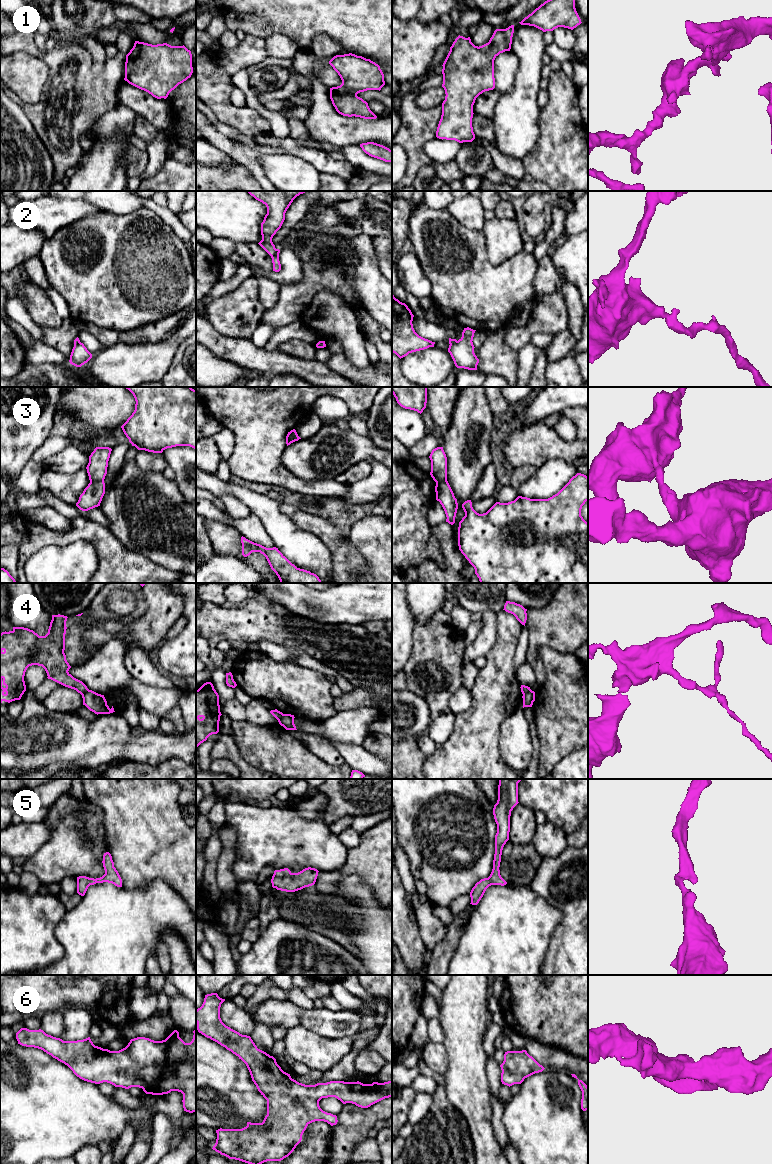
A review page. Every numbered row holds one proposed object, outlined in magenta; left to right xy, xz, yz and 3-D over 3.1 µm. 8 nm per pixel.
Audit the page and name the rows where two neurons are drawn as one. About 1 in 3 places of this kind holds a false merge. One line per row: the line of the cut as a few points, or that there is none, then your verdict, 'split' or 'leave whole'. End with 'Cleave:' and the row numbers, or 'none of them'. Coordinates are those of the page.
1: cut none; leave whole
2: cut xz (276, 249), (271, 257); split
3: cut xy (103, 480), (93, 480), (90, 482); split
4: cut xy (88, 689), (82, 695); split
5: cut none; leave whole
6: cut none; leave whole
Cleave: 2, 3, 4

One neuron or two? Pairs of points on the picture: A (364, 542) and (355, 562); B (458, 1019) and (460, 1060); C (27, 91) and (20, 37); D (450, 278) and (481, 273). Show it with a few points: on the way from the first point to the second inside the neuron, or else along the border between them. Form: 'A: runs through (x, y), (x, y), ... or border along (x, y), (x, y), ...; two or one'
A: border along (345, 535), (365, 560), (366, 566), (358, 572); two
B: runs through (460, 1029), (460, 1050); one
C: border along (10, 53), (25, 51), (40, 57), (44, 61); two
D: runs through (458, 278), (473, 278); one

